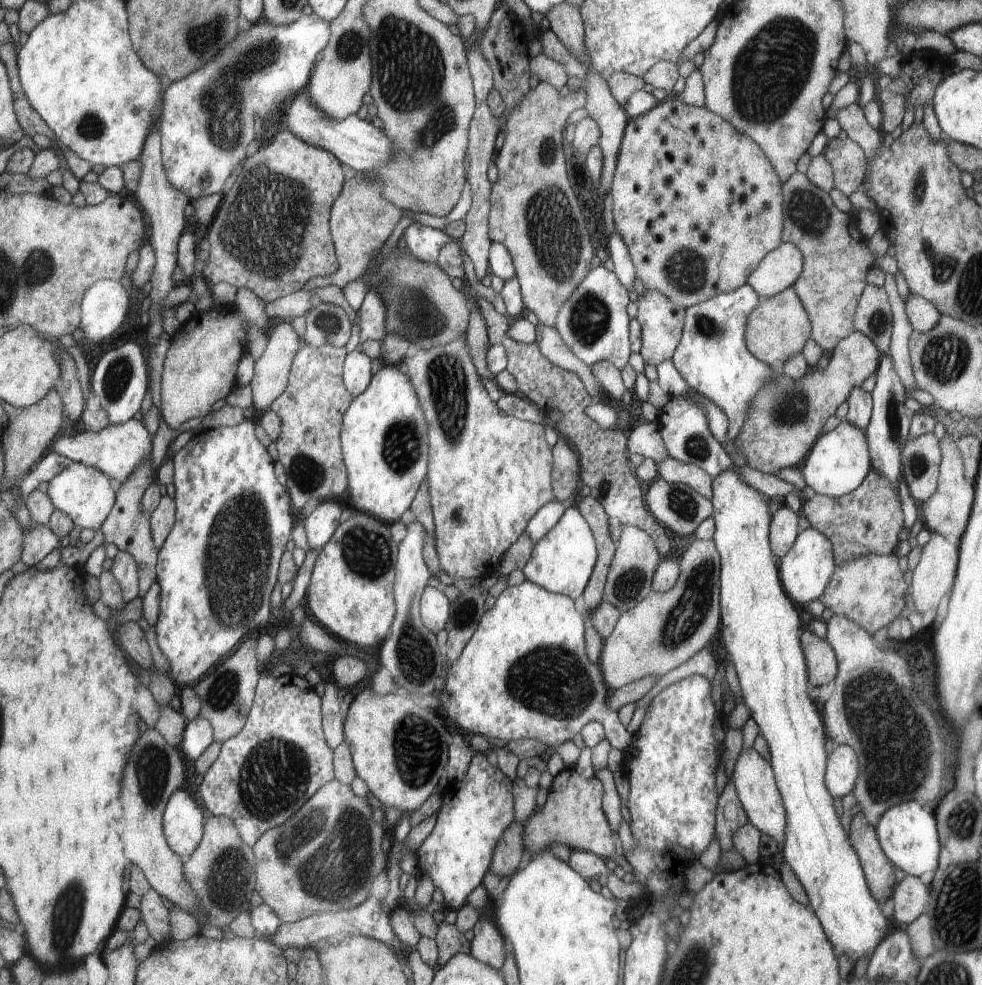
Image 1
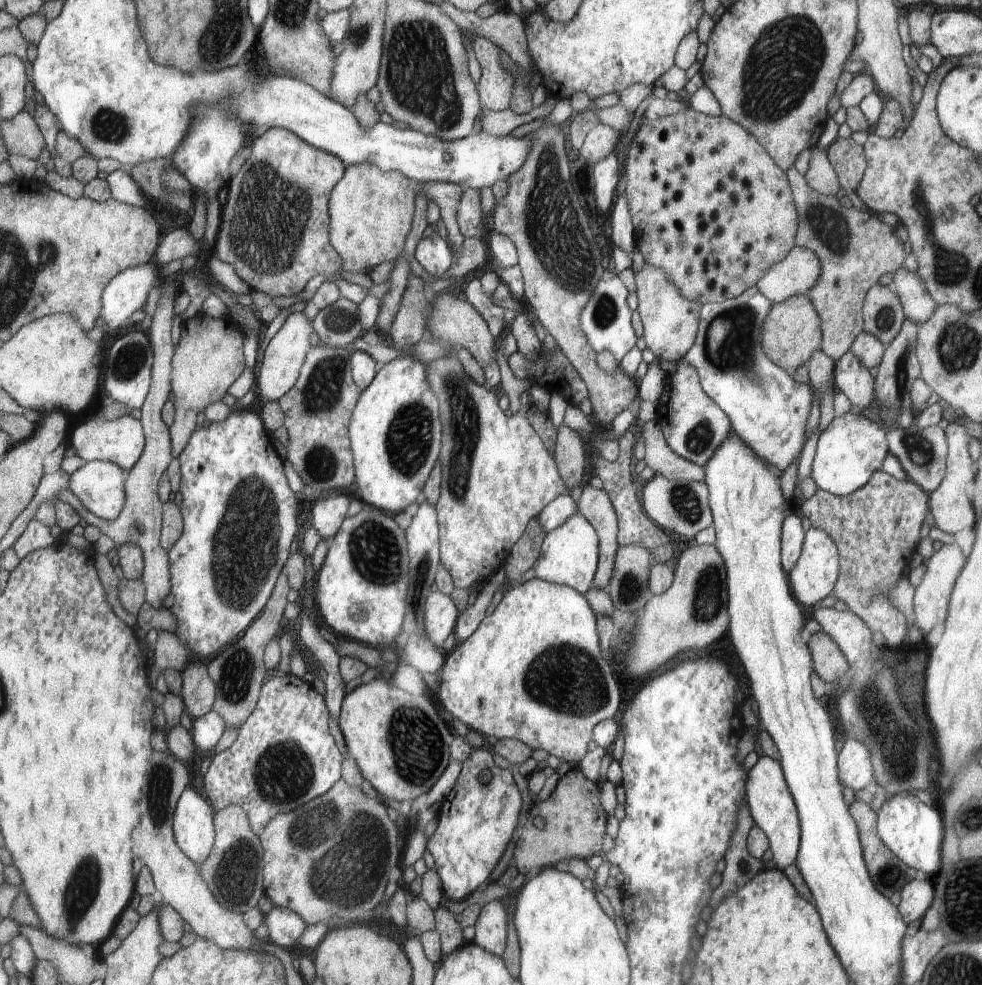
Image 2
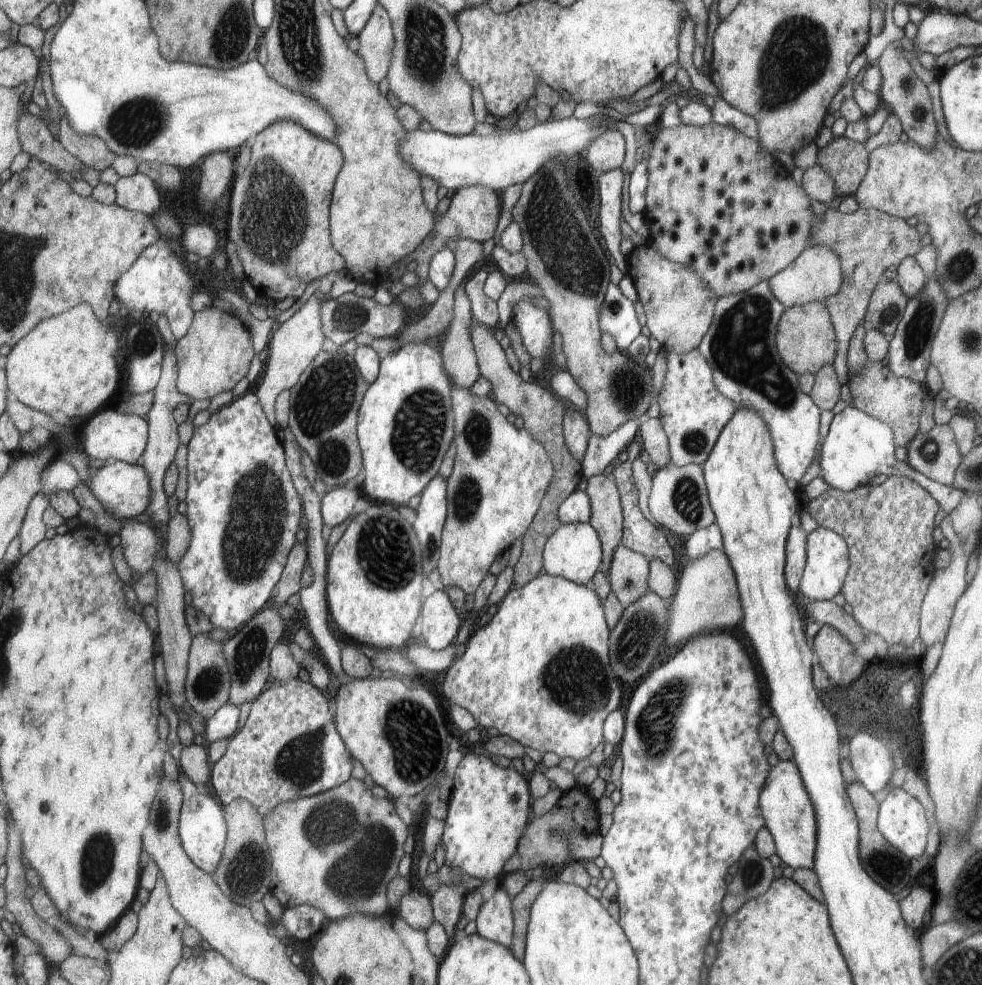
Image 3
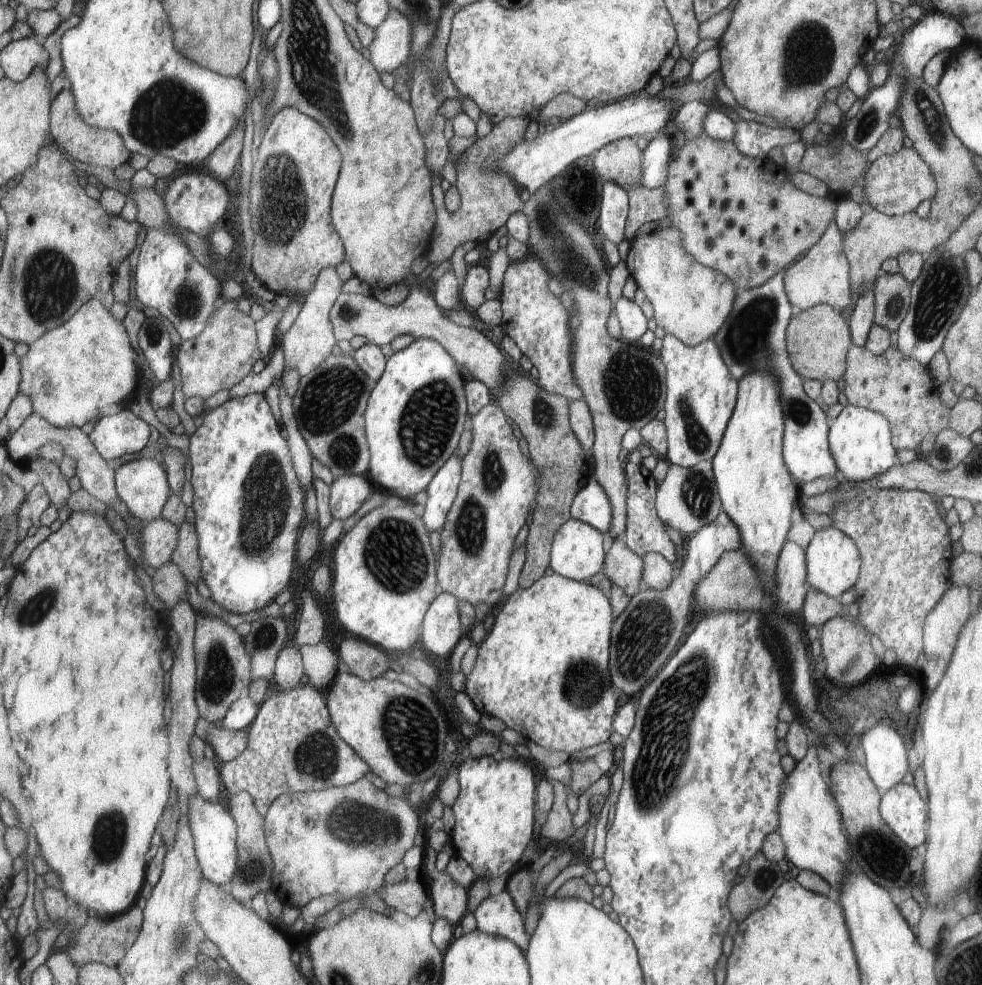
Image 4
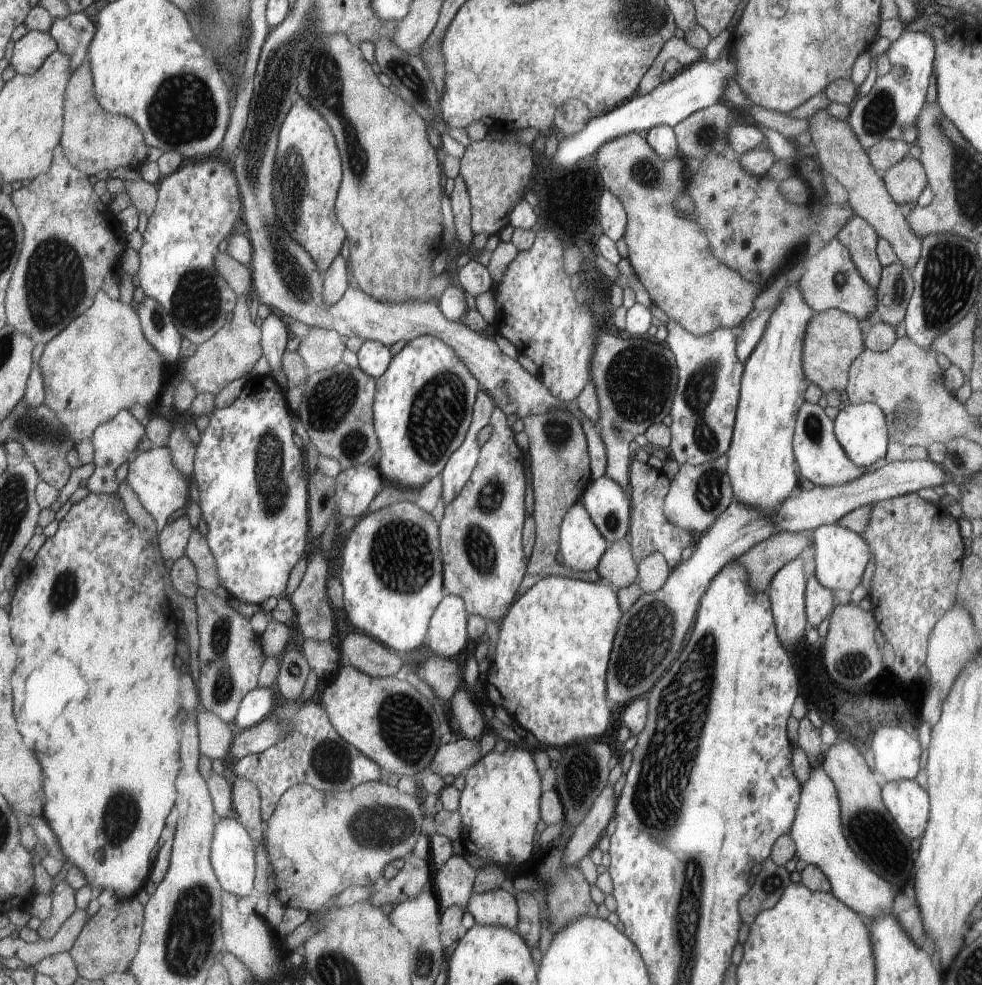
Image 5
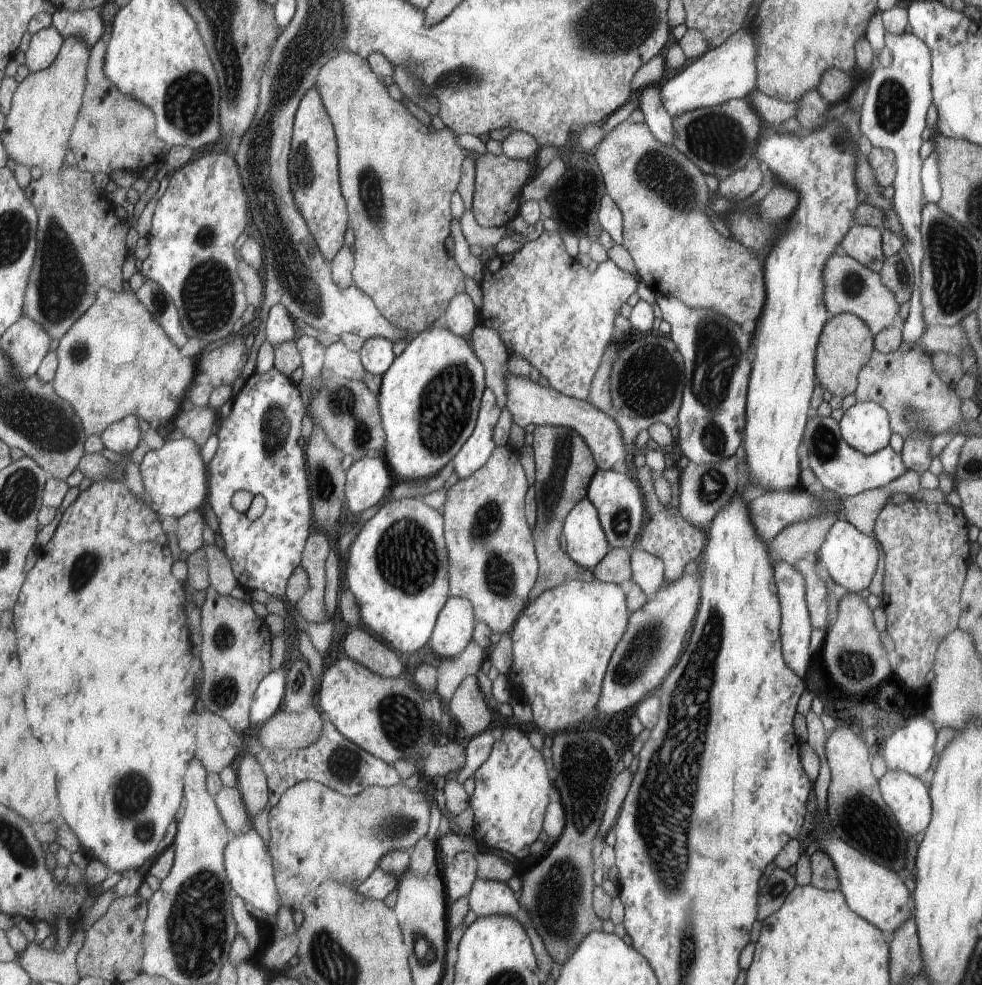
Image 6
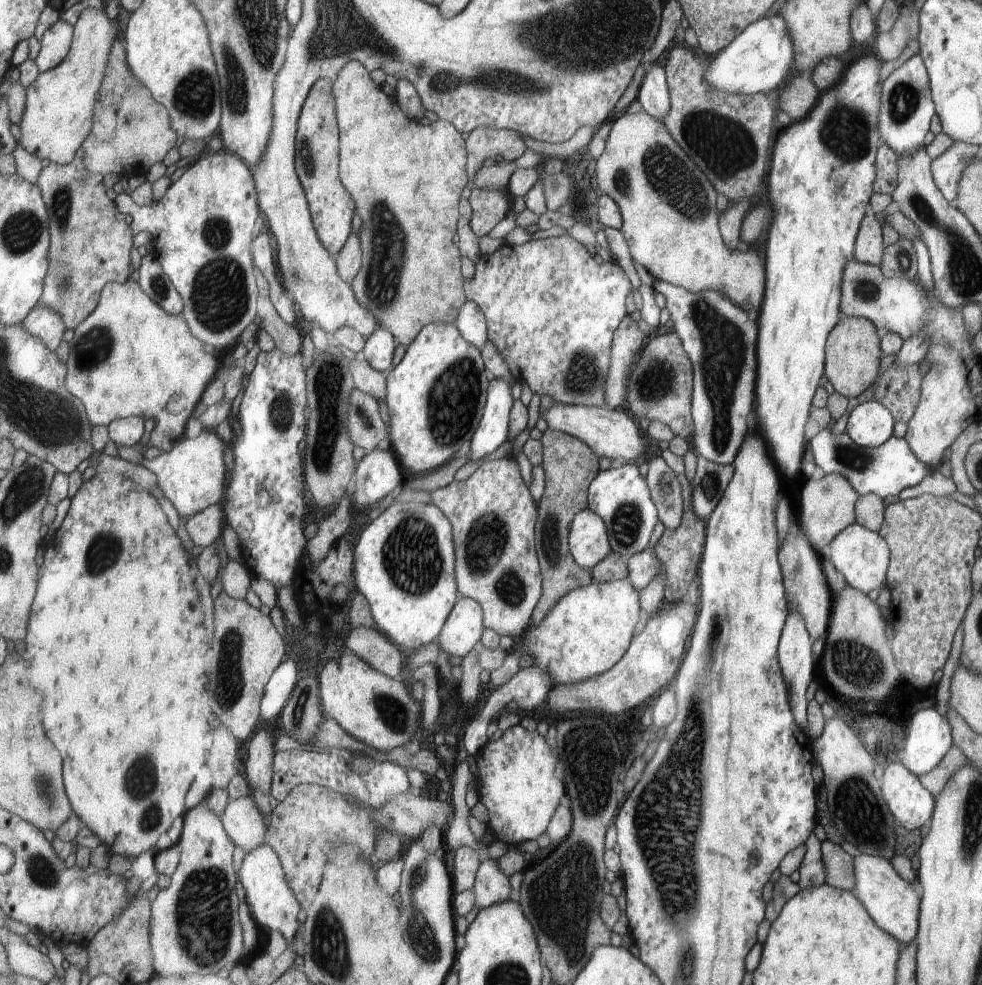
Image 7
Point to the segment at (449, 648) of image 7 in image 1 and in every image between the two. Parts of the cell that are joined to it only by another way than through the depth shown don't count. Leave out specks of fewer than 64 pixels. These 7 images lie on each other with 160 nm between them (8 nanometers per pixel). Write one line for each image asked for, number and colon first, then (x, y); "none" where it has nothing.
1: (433, 605)
2: (440, 616)
3: (439, 622)
4: (441, 629)
5: (447, 633)
6: (456, 620)

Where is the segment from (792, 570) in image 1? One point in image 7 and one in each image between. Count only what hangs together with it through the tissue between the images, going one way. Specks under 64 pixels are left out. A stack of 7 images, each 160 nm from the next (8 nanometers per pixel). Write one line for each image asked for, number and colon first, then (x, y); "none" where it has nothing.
2: (814, 576)
3: (827, 567)
4: (833, 560)
5: (840, 556)
6: (849, 556)
7: (860, 555)

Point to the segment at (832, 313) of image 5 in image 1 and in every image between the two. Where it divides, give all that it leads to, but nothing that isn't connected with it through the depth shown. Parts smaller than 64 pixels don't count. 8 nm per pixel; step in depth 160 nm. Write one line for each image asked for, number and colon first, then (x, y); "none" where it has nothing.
1: (778, 328)
2: (792, 331)
3: (805, 340)
4: (817, 338)

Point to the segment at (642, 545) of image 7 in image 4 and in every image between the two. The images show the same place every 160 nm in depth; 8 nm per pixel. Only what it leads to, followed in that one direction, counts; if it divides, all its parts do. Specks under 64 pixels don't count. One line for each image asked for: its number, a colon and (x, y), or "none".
4: (590, 506)
5: (609, 507)
6: (618, 500)

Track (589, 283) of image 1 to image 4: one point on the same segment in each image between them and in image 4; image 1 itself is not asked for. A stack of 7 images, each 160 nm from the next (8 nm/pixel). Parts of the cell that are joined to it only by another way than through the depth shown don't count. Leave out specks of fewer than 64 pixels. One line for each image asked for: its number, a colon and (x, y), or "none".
2: (605, 321)
3: (617, 317)
4: (631, 319)

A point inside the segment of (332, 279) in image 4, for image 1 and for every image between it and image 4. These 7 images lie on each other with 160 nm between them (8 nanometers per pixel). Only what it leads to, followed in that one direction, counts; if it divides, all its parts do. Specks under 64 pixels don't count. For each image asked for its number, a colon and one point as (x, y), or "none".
1: (271, 369)
2: (281, 359)
3: (293, 345)

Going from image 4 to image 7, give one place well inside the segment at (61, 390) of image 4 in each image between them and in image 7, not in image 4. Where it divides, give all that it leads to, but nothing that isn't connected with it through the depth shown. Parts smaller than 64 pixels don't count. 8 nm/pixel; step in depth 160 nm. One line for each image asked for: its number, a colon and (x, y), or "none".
5: (102, 363)
6: (117, 360)
7: (129, 358)

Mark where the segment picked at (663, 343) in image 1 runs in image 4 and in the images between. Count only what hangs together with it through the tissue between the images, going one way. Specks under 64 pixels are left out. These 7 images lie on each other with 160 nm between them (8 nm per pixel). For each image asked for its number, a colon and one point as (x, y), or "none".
2: (669, 322)
3: (678, 307)
4: (689, 301)

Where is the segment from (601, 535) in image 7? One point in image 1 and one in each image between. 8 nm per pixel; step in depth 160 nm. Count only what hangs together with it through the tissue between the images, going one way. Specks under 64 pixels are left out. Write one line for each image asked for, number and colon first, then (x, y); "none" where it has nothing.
1: (562, 563)
2: (569, 555)
3: (574, 553)
4: (577, 553)
5: (582, 545)
6: (586, 544)

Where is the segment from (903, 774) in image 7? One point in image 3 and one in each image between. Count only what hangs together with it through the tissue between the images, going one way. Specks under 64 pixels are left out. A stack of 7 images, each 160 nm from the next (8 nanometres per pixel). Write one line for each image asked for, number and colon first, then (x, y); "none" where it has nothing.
3: (901, 820)
4: (901, 807)
5: (908, 803)
6: (907, 796)

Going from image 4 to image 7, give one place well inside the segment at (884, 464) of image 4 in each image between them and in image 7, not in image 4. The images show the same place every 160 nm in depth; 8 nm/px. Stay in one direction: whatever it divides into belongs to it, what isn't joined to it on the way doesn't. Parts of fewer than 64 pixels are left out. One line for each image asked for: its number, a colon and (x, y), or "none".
5: (861, 428)
6: (865, 426)
7: (869, 424)

